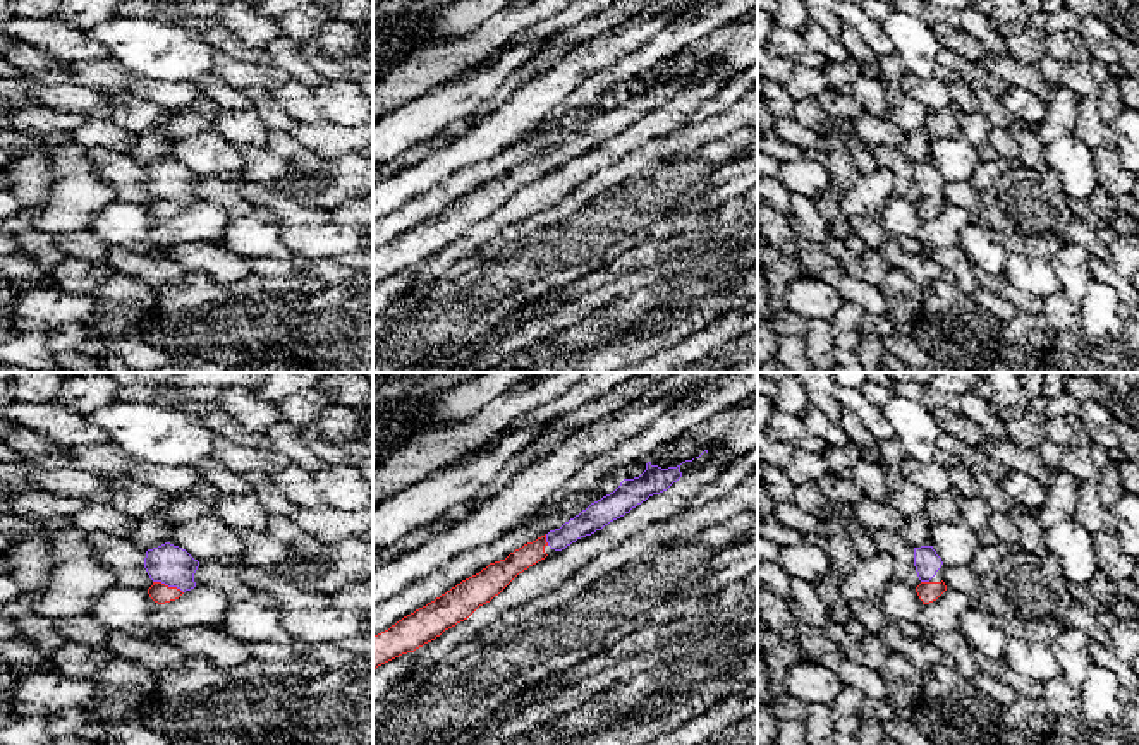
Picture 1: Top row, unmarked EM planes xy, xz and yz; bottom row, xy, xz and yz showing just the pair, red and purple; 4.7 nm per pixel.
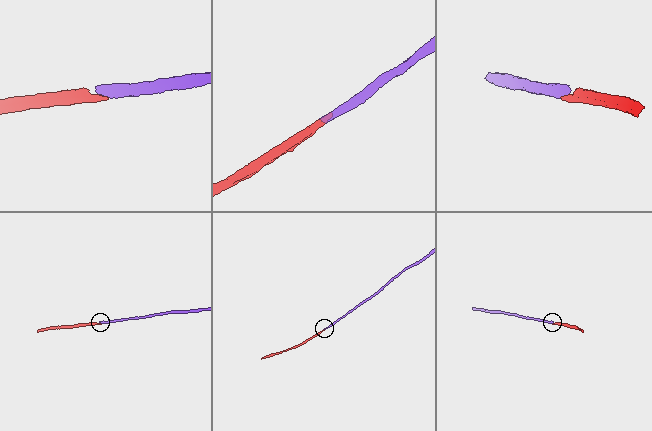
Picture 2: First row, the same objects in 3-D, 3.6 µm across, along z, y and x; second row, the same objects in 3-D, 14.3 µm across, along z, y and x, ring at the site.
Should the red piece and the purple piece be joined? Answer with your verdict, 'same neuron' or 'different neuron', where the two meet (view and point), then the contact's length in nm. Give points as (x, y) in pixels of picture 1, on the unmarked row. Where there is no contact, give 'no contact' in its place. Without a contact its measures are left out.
same neuron; contact xy (167, 201); length 160 nm

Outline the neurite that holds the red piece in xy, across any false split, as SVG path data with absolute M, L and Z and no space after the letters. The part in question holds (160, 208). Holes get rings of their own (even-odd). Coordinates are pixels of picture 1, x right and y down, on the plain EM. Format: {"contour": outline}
{"contour": "M170 158L148 165L144 184L153 196L148 204L149 213L158 220L179 215L186 206L196 203L194 189L198 182L198 175Z"}

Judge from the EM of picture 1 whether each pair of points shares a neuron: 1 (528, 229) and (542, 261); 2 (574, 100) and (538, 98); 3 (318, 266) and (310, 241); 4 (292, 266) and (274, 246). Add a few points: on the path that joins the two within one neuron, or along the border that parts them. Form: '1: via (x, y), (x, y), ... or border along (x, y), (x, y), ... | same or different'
1: border along (567, 215), (542, 229), (516, 253), (499, 260) | different
2: border along (595, 74), (586, 78), (533, 126) | different
3: border along (296, 254), (335, 258) | different
4: border along (294, 254), (284, 260), (253, 260) | different

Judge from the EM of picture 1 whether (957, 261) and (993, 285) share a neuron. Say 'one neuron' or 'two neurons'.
two neurons

